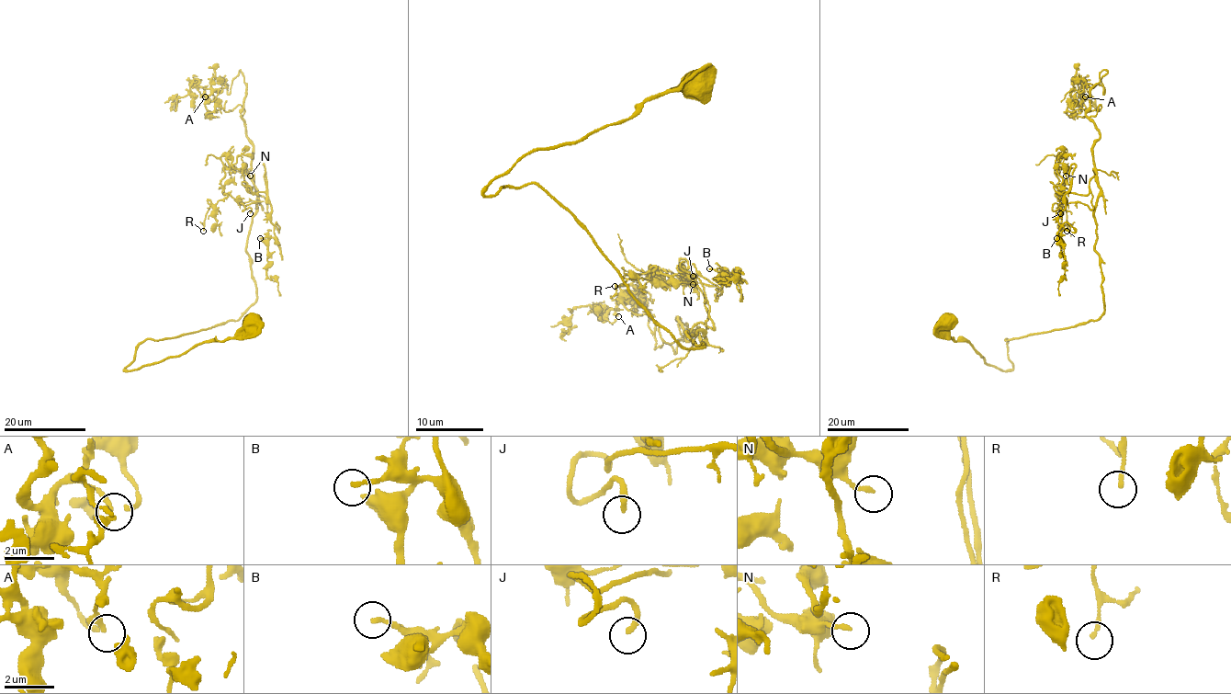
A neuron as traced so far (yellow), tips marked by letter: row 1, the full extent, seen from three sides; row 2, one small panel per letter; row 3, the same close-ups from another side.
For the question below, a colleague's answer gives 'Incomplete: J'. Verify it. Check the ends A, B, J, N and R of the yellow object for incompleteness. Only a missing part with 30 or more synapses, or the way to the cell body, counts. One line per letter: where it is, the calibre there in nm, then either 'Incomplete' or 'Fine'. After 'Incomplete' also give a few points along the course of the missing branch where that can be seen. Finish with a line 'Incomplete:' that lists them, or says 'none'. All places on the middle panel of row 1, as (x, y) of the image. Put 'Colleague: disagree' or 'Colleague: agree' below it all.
A: Place: (618, 316). Thickness 190 nm. Fine
B: Place: (709, 268). Thickness 180 nm. Fine
J: Place: (693, 276). Thickness 200 nm. Incomplete. Course of what is missing: (693, 276), (677, 276), (679, 280), (683, 278), (672, 278), (640, 268), (641, 274), (631, 270)
N: Place: (693, 284). Thickness 160 nm. Fine
R: Place: (615, 286). Thickness 140 nm. Fine
Incomplete: J
Colleague: agree

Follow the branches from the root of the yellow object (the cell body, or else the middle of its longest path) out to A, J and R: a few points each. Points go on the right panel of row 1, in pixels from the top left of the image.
A: (946, 324), (1007, 371), (1006, 339), (1102, 313), (1089, 118), (1101, 106), (1067, 113), (1085, 96)
J: (946, 324), (1007, 371), (1006, 339), (1095, 321), (1104, 302), (1094, 169), (1093, 208), (1060, 203), (1060, 213)
R: (946, 324), (1007, 371), (1006, 339), (1095, 321), (1104, 302), (1094, 169), (1092, 209), (1055, 195), (1067, 231)

